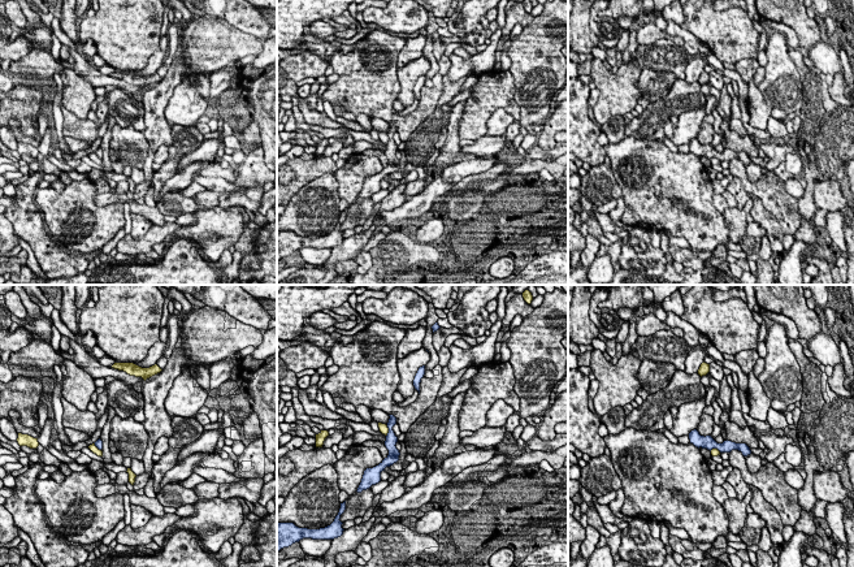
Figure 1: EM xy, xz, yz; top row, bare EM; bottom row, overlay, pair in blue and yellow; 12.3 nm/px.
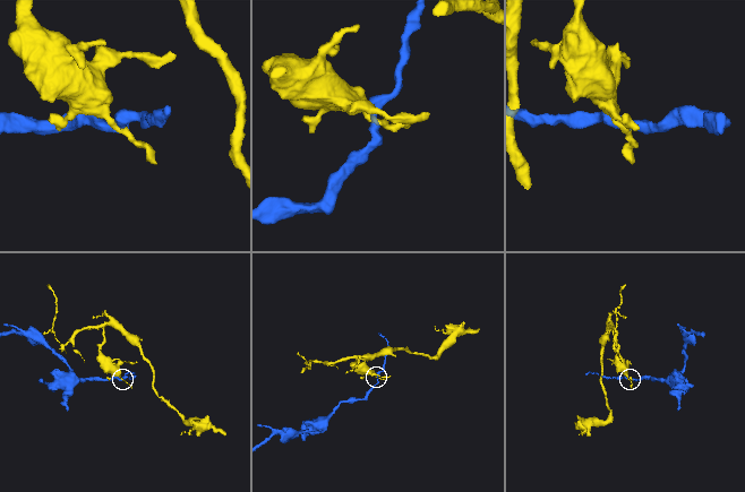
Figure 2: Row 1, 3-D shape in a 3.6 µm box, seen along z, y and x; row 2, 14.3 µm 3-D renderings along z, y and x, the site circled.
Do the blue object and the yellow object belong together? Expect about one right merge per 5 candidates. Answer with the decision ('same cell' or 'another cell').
another cell

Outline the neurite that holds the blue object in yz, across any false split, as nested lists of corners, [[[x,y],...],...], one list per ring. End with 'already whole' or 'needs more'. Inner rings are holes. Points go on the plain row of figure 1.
[[[697,138],[689,142],[690,152],[695,156],[702,156],[707,159],[718,157],[720,161],[731,161],[732,159],[738,159],[742,161],[744,165],[751,163],[750,156],[746,152],[736,152],[732,150],[724,150],[723,152],[718,152],[711,144],[701,144]]]; already whole

